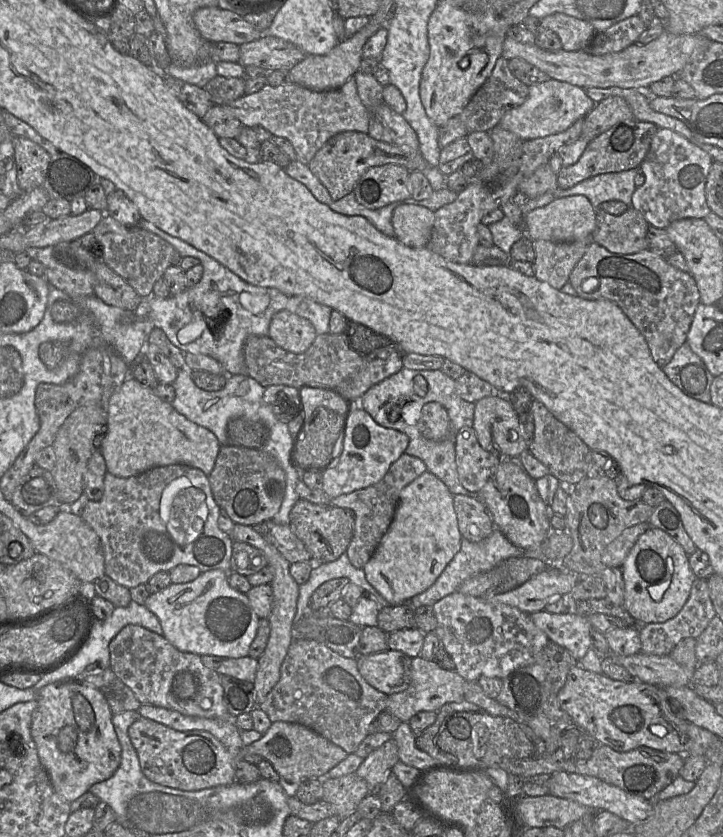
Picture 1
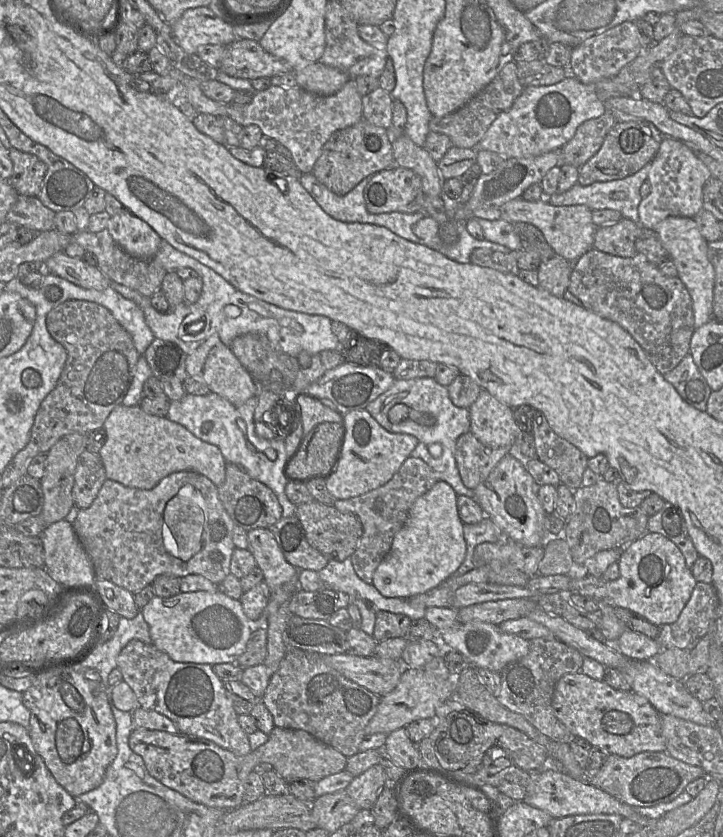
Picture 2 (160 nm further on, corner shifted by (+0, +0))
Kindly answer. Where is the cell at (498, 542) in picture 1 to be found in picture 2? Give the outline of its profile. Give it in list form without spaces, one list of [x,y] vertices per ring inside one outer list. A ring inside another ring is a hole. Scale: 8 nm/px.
[[[484,517],[477,524],[463,523],[463,534],[466,542],[466,556],[455,575],[462,575],[474,569],[473,552],[477,545],[484,542],[496,543],[510,540],[488,517]]]

